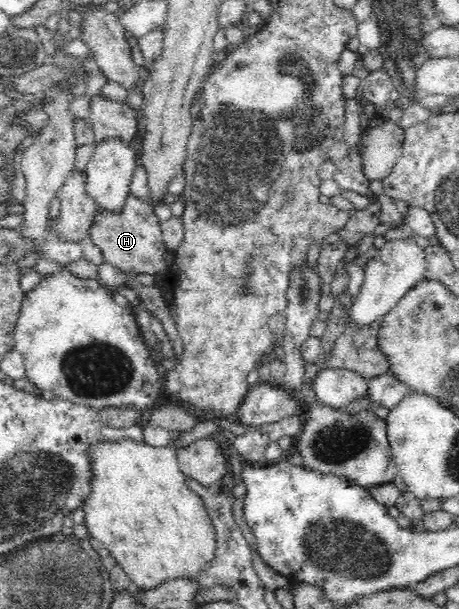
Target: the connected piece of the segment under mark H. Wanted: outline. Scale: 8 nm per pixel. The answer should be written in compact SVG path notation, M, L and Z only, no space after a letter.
M129 195L123 213L97 213L91 227L90 239L103 250L104 261L121 269L131 276L164 276L169 252L163 237L158 208L143 199Z

